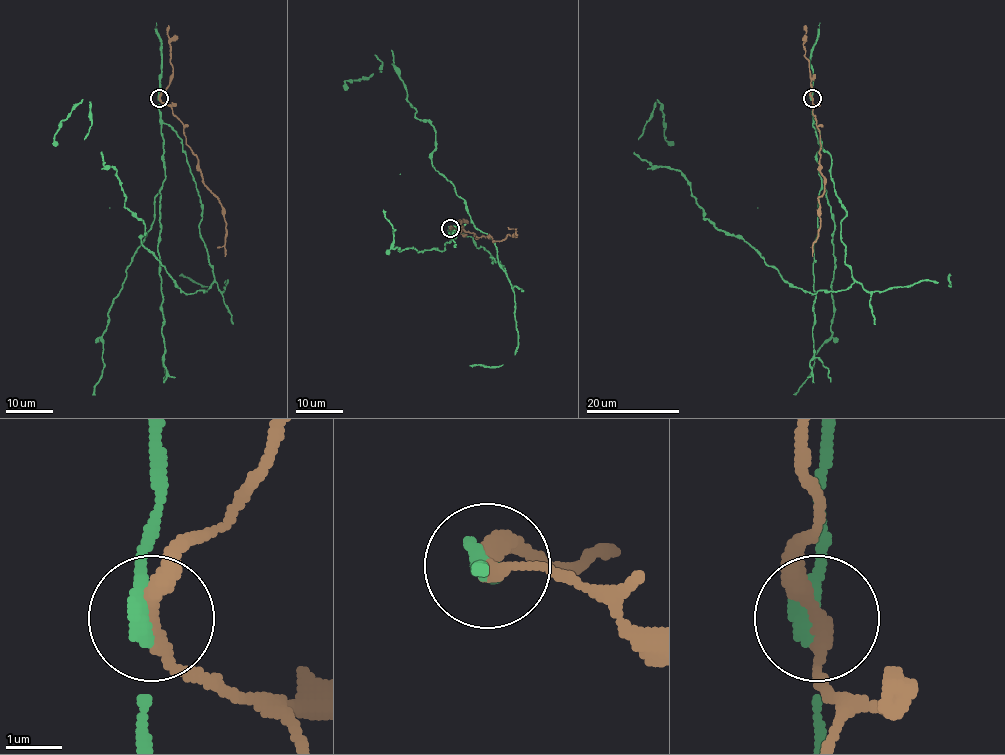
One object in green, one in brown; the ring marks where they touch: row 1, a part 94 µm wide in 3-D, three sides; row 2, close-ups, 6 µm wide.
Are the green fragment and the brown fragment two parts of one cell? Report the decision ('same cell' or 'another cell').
another cell

